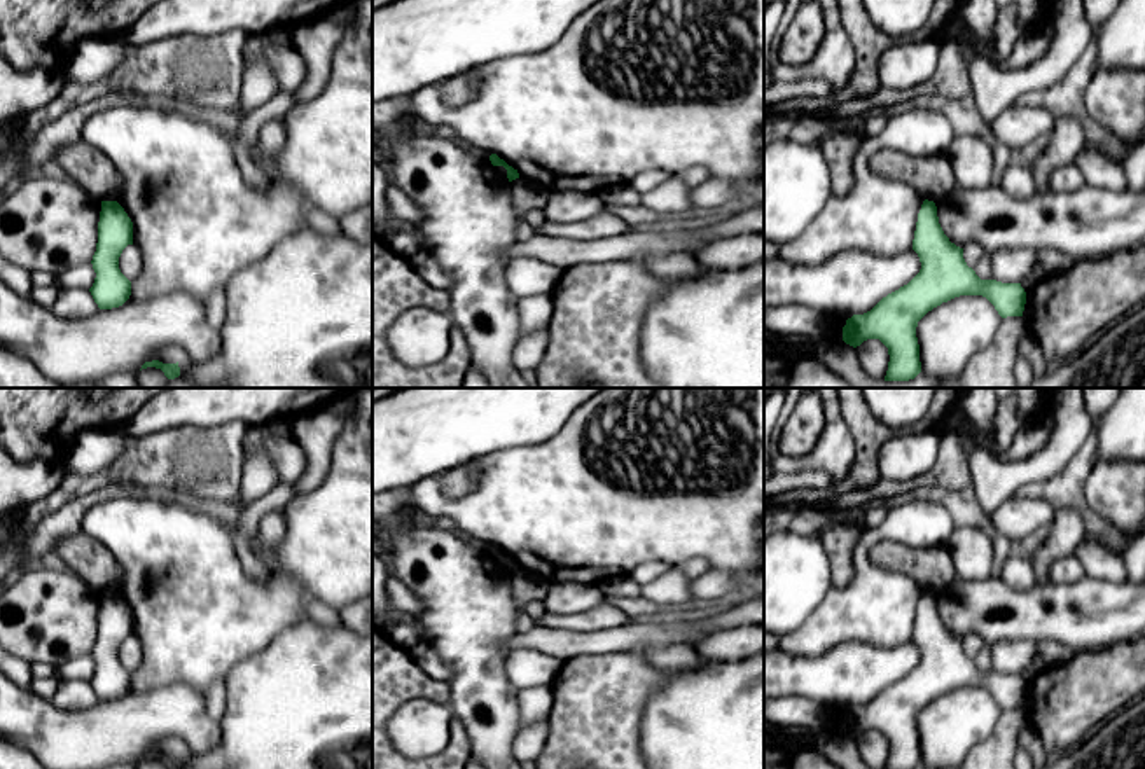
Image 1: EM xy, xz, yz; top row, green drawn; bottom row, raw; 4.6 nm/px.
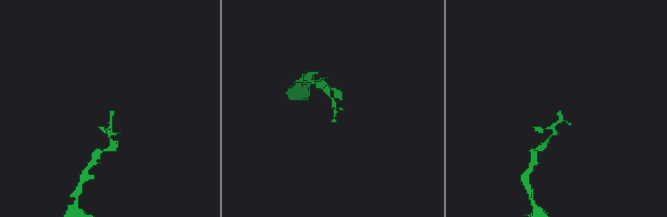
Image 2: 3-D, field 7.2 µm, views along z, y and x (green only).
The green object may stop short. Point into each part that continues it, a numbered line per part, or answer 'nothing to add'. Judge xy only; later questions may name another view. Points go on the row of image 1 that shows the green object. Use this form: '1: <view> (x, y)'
nothing to add

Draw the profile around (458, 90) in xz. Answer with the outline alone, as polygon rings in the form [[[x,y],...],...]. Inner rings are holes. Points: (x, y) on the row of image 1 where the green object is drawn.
[[[475,72],[448,79],[442,82],[442,100],[449,105],[463,105],[477,93],[479,82]]]

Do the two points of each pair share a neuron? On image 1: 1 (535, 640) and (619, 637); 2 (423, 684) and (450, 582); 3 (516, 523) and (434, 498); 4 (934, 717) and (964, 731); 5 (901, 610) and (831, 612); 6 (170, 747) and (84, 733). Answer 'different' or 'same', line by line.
1: same
2: different
3: same
4: same
5: same
6: different

